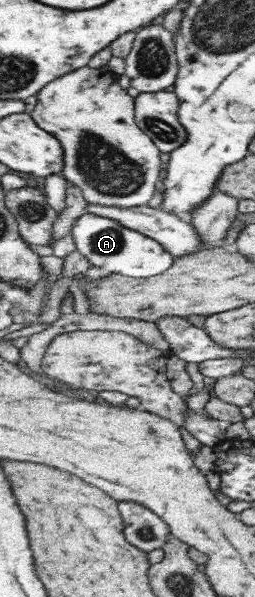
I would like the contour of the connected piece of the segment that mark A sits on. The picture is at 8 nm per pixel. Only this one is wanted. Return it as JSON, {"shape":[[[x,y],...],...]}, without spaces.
{"shape":[[[94,213],[83,215],[72,231],[77,250],[81,252],[92,265],[106,270],[109,274],[121,274],[132,278],[154,278],[165,274],[176,259],[174,255],[143,232],[124,227],[115,219],[108,219]]]}

